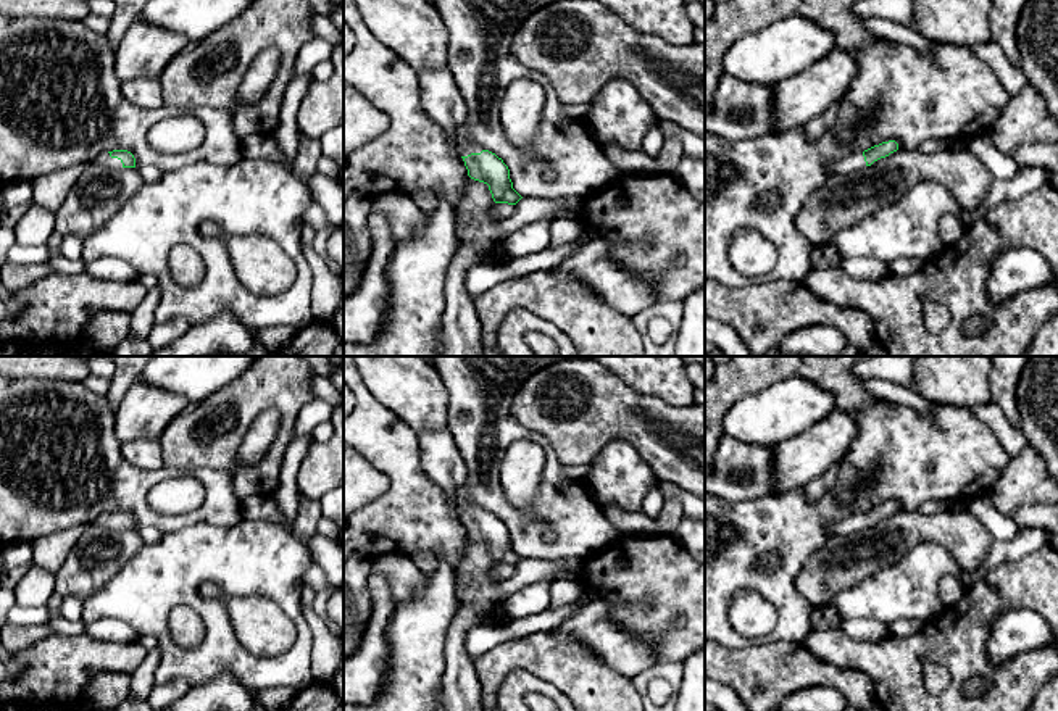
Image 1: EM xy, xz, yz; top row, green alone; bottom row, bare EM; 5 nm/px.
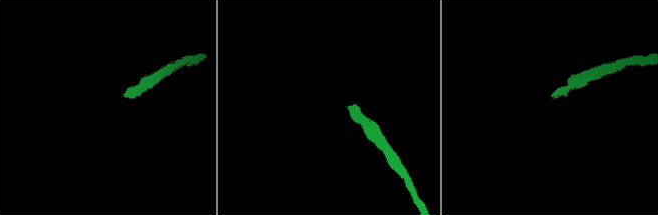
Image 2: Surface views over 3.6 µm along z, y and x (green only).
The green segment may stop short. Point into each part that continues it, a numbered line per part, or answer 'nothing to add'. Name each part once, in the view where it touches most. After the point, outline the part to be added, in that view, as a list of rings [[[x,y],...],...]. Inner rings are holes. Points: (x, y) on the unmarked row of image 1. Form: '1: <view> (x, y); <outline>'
1: xy (104, 521); [[[108,513],[98,516],[92,524],[100,529],[110,529],[110,530],[121,530],[123,529],[121,521],[111,519]]]

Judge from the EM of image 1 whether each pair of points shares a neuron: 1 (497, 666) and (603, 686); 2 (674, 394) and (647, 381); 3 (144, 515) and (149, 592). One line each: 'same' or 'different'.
1: same
2: same
3: different

